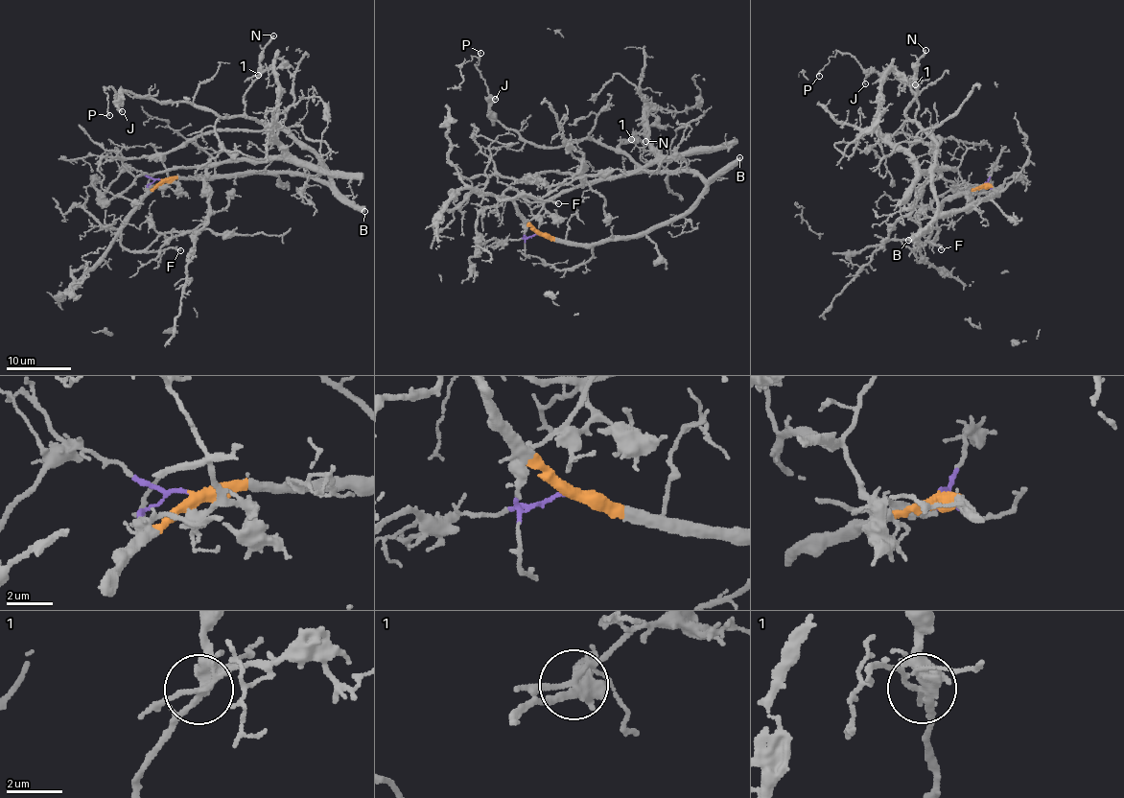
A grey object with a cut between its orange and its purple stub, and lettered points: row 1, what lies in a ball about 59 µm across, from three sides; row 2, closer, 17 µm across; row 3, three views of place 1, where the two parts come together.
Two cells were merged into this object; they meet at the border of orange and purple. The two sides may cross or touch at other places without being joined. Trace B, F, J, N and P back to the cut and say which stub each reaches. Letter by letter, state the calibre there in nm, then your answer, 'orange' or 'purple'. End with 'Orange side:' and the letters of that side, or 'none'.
B: 550 nm | orange
F: 120 nm | orange
J: 170 nm | orange
N: 220 nm | orange
P: 150 nm | orange
Orange side: B, F, J, N, P

